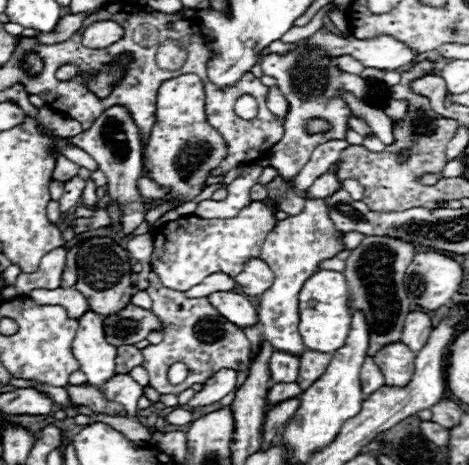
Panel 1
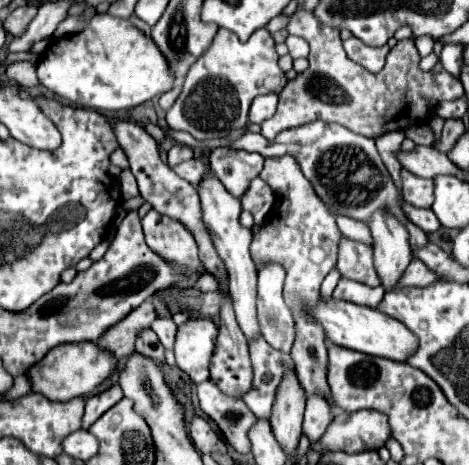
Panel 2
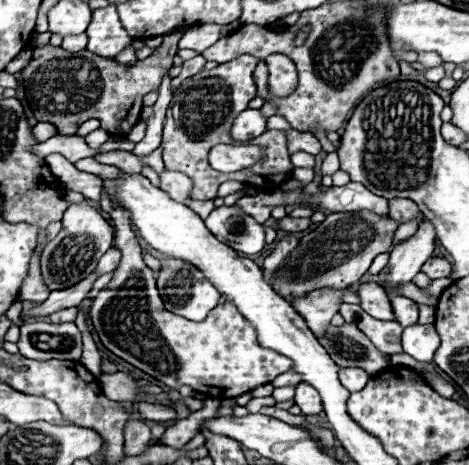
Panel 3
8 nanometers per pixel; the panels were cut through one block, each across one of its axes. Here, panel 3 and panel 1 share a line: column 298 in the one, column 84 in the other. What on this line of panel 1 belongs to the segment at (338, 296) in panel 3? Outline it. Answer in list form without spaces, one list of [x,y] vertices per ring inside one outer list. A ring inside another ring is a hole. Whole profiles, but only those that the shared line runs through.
[[[56,288],[56,290],[36,290],[28,294],[30,300],[34,300],[36,304],[58,304],[62,308],[66,308],[68,316],[80,320],[80,316],[84,316],[84,312],[90,310],[88,300],[74,288]]]

